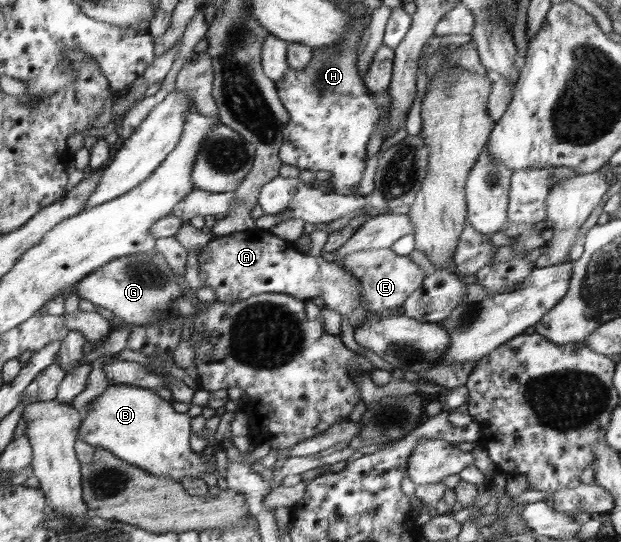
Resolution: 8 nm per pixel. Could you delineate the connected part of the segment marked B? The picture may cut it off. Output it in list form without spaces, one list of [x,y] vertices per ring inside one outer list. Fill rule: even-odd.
[[[108,385],[108,389],[98,395],[91,403],[90,410],[84,415],[84,420],[79,428],[79,440],[100,447],[116,454],[116,457],[124,461],[132,462],[140,466],[154,476],[166,476],[176,481],[184,479],[184,476],[202,478],[204,473],[212,473],[209,467],[212,461],[206,459],[204,452],[195,452],[189,443],[191,431],[191,417],[188,413],[176,413],[168,401],[161,399],[154,390],[141,389],[132,385]]]

